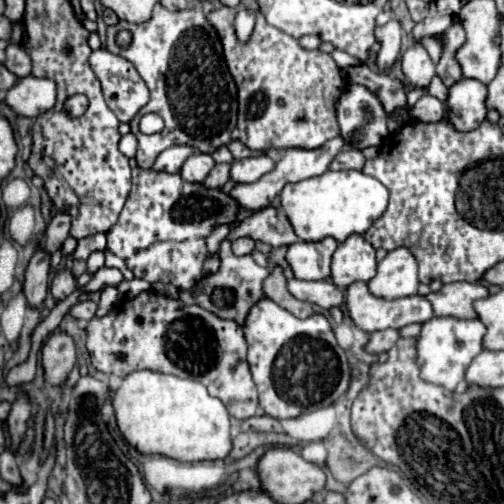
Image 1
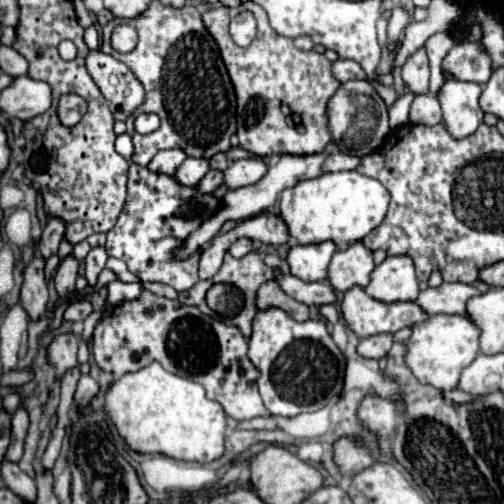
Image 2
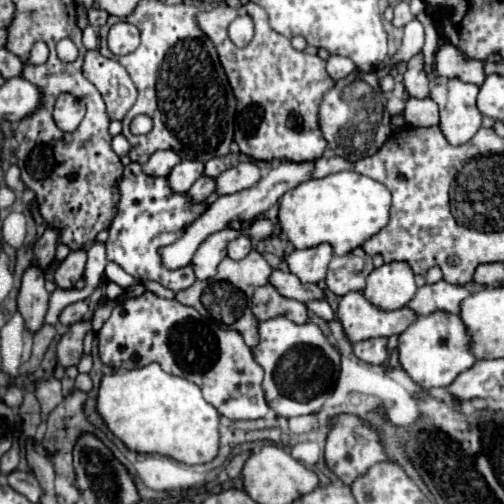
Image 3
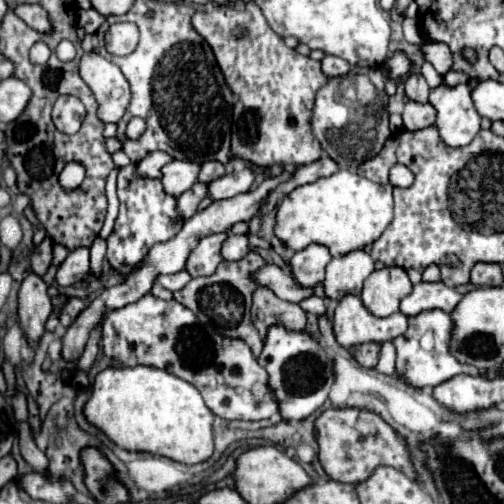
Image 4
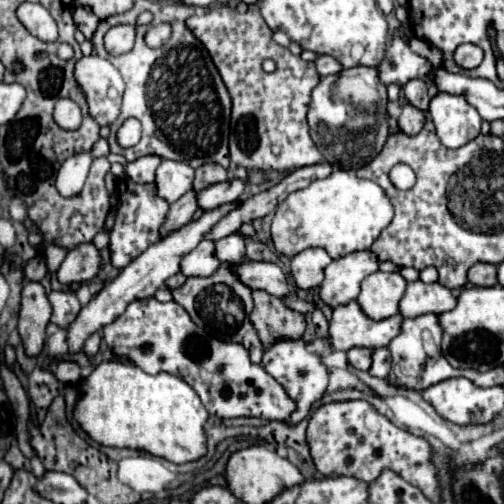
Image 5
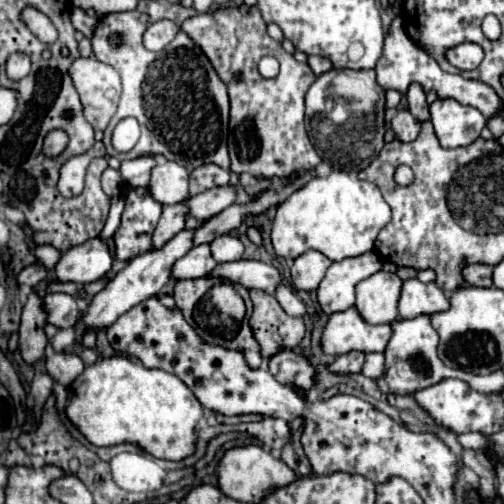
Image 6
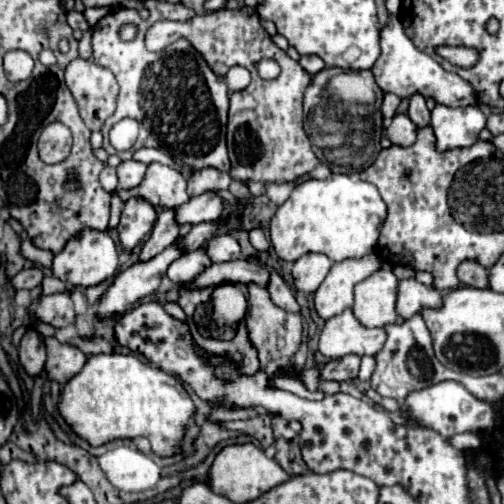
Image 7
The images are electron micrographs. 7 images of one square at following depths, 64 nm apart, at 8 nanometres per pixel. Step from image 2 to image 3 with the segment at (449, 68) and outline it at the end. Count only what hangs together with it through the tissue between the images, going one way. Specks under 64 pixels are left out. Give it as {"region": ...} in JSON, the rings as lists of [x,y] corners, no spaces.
{"region":[[[442,44],[434,60],[438,66],[438,76],[442,78],[458,78],[462,82],[472,82],[476,86],[482,86],[482,82],[486,80],[484,62],[468,58],[452,44]]]}

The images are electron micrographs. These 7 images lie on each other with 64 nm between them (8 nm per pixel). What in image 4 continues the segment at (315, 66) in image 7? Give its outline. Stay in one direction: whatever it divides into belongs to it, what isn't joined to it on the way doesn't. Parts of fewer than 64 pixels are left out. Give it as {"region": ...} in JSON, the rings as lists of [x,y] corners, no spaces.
{"region":[[[326,56],[322,60],[322,72],[328,76],[328,78],[336,78],[336,76],[344,76],[350,72],[350,64],[344,60],[344,58],[338,58],[338,56]]]}

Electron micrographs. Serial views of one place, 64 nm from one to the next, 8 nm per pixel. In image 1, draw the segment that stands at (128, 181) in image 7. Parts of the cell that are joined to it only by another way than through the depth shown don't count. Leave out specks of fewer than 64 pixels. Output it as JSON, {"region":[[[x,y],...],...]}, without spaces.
{"region":[[[180,144],[180,146],[172,146],[168,150],[164,150],[156,164],[154,164],[154,170],[164,170],[164,172],[180,172],[184,160],[188,156],[192,156],[196,152],[196,148],[188,146],[188,144]]]}

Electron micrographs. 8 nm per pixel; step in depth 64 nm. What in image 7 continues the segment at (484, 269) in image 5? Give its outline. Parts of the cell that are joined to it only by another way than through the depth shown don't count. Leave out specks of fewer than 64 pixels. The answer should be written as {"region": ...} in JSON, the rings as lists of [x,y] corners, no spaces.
{"region":[[[462,262],[458,266],[458,278],[462,284],[472,288],[488,288],[488,270],[476,262]]]}

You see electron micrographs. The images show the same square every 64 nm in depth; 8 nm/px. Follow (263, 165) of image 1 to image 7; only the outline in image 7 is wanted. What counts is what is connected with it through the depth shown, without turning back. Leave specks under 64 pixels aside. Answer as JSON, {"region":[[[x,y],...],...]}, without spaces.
{"region":[[[210,190],[190,198],[180,208],[176,208],[176,220],[180,224],[210,222],[210,220],[216,220],[224,208],[226,208],[226,202],[214,190]]]}

